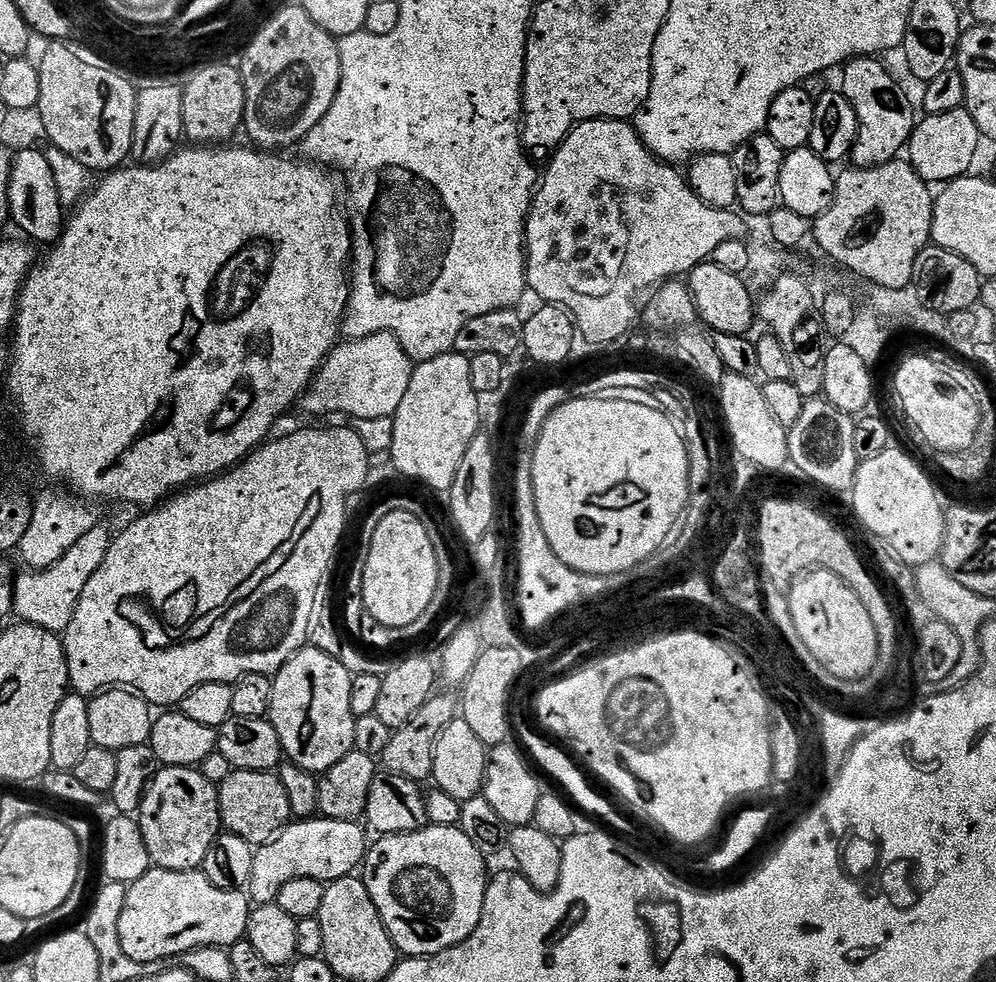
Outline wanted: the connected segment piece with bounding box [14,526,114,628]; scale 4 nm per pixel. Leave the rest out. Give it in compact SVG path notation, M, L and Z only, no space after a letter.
M95 526L83 534L57 564L44 571L28 574L28 577L17 575L14 580L15 615L21 621L36 624L40 628L52 628L52 620L63 621L66 613L70 614L78 606L86 582L90 582L90 578L94 578L94 574L102 566L113 539L111 531L108 533L101 526Z

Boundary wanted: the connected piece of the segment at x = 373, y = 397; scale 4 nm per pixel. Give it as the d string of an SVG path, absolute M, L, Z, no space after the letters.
M379 332L357 340L345 339L337 343L324 360L302 397L302 405L312 416L353 416L356 420L387 421L395 417L398 406L402 406L402 398L406 398L413 367L413 360L402 350L394 334Z

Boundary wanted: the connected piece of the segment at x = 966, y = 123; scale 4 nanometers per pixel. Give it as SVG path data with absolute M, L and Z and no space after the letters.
M967 107L950 110L946 114L925 115L908 140L906 159L929 186L943 186L973 171L972 163L976 160L980 143L980 131Z

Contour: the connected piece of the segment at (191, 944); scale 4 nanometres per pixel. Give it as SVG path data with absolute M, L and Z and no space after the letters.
M152 866L137 881L127 885L127 889L126 906L122 906L122 918L118 918L118 938L122 938L122 950L126 950L126 955L134 958L134 962L156 966L171 961L168 960L171 956L179 958L187 952L202 948L227 950L245 939L250 911L249 897L244 892L218 890L218 886L214 886L214 882L210 882L203 871L171 872Z

